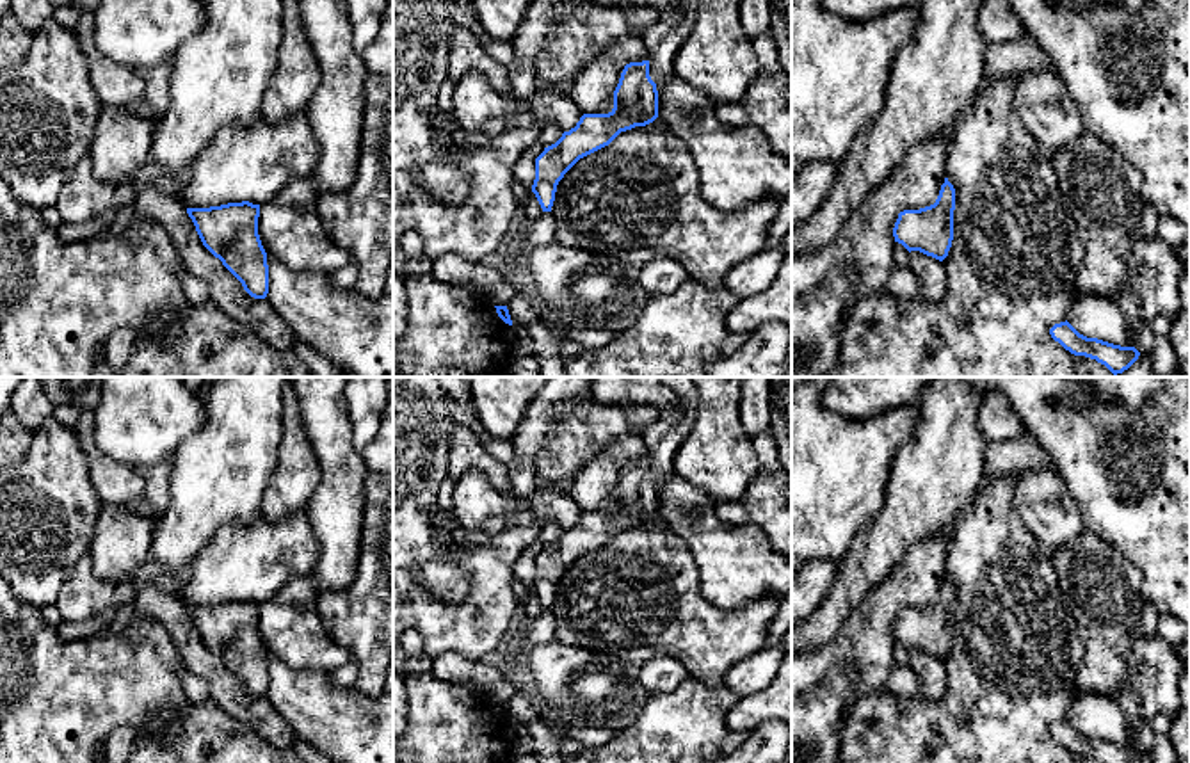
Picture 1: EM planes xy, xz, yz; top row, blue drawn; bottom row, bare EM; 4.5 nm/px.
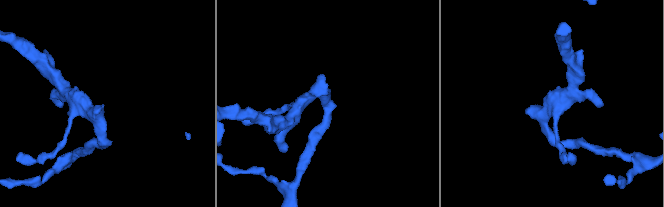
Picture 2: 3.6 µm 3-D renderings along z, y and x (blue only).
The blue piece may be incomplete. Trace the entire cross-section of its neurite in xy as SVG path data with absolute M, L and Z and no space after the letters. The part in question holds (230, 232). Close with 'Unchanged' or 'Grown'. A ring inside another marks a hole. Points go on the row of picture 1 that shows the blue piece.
M249 201L187 208L203 245L254 299L269 293L267 253L258 235L260 205Z. Unchanged

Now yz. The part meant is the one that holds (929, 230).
M945 178L934 205L920 210L904 210L893 228L895 242L909 253L920 251L943 261L953 240L955 189Z. Unchanged

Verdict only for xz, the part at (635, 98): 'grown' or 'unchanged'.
grown

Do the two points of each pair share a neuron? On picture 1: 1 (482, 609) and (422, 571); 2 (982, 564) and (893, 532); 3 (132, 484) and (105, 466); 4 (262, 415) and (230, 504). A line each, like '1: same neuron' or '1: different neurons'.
1: different neurons
2: different neurons
3: same neuron
4: same neuron

